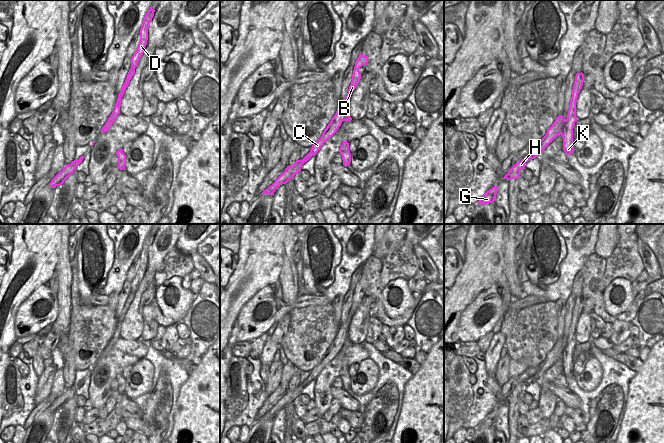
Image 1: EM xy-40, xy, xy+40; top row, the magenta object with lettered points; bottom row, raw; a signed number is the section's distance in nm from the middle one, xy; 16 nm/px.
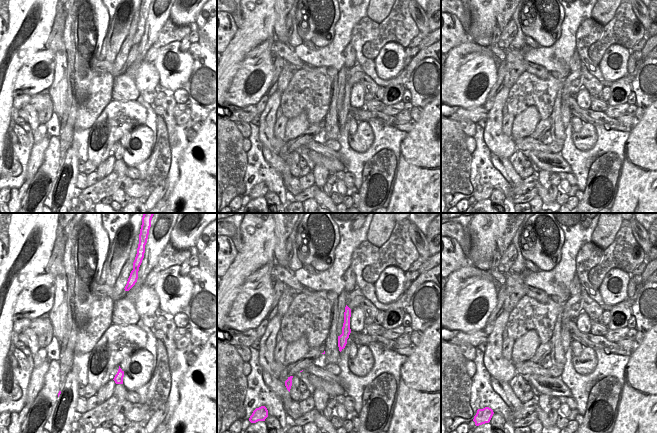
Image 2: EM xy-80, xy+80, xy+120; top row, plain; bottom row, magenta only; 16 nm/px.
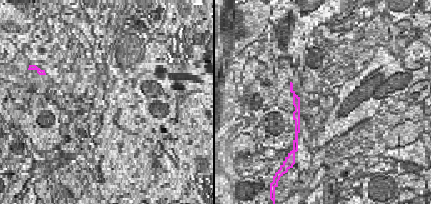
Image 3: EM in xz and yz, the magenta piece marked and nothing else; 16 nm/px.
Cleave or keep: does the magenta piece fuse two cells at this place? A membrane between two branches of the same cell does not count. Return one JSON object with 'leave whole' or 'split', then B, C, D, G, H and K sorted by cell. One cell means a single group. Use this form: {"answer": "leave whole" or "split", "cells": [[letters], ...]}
{"answer": "split", "cells": [["B", "D", "K"], ["C", "G", "H"]]}

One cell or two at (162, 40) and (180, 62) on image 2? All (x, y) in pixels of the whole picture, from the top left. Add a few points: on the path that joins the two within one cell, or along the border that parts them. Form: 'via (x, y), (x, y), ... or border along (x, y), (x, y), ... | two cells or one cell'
border along (180, 41), (171, 41), (159, 48) | two cells

